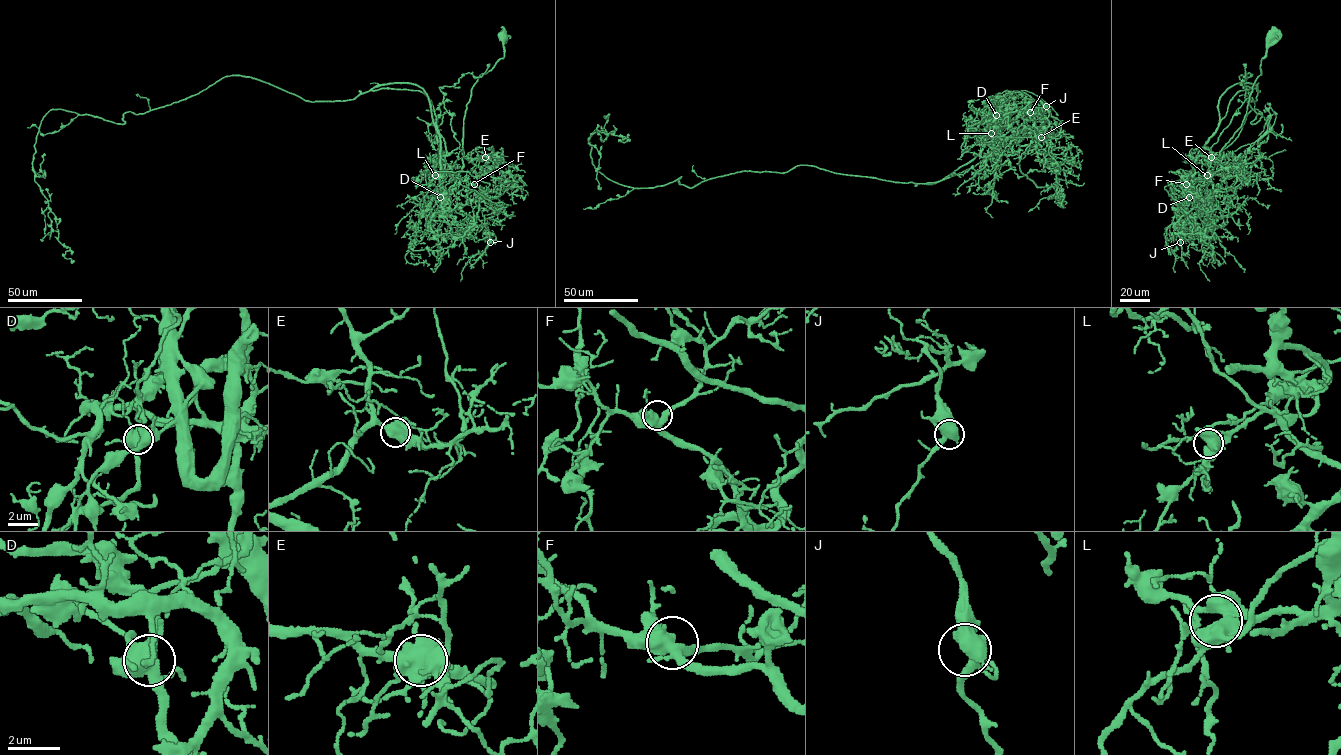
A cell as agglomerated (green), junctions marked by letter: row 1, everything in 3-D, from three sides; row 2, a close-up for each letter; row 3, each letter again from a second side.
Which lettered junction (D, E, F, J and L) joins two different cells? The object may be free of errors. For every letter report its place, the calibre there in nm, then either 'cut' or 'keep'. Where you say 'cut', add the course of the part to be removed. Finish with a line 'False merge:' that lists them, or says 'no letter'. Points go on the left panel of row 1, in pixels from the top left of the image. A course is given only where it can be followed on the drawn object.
D: (440, 197) | 550 nm | cut | (440, 197), (426, 183), (428, 169), (468, 171), (489, 184), (479, 195), (475, 223), (443, 249), (433, 271)
E: (485, 157) | 500 nm | keep
F: (474, 184) | 480 nm | keep
J: (490, 242) | 550 nm | keep
L: (435, 175) | 550 nm | keep
False merge: D

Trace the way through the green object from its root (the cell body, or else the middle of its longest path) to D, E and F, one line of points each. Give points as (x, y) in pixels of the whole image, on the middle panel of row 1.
D: (1058, 197), (1058, 188), (1038, 187), (1020, 171), (1019, 135), (1005, 117), (1001, 119), (1001, 115), (996, 115)
E: (1058, 197), (1058, 188), (1038, 187), (1019, 169), (1019, 146), (1041, 137)
F: (1058, 197), (1058, 188), (1038, 187), (1020, 170), (1019, 135), (1011, 137), (1032, 132), (1041, 124), (1030, 112)

